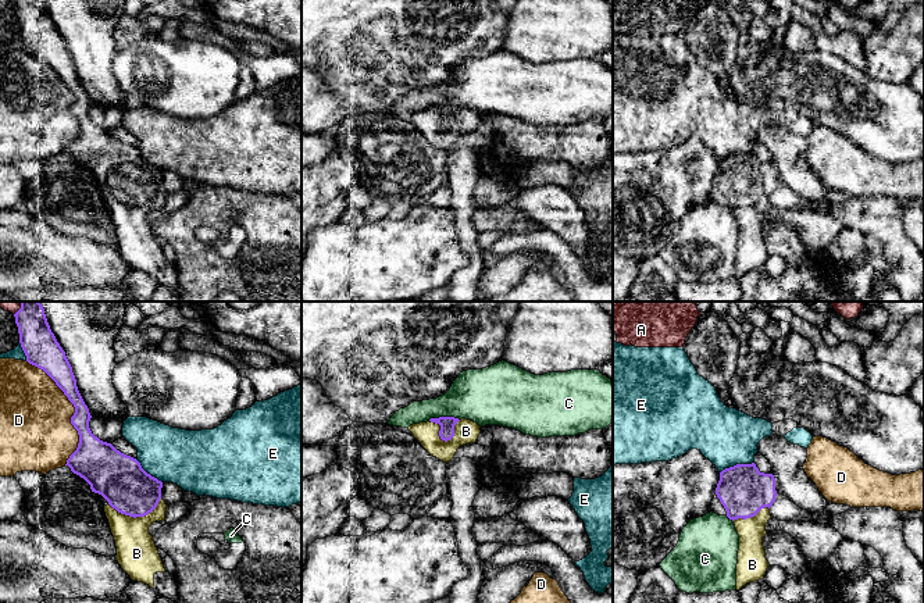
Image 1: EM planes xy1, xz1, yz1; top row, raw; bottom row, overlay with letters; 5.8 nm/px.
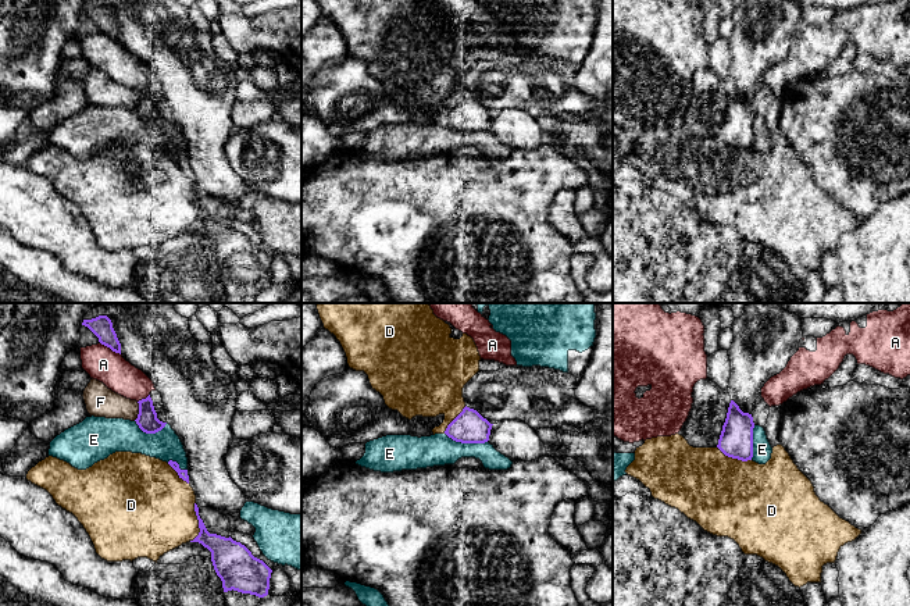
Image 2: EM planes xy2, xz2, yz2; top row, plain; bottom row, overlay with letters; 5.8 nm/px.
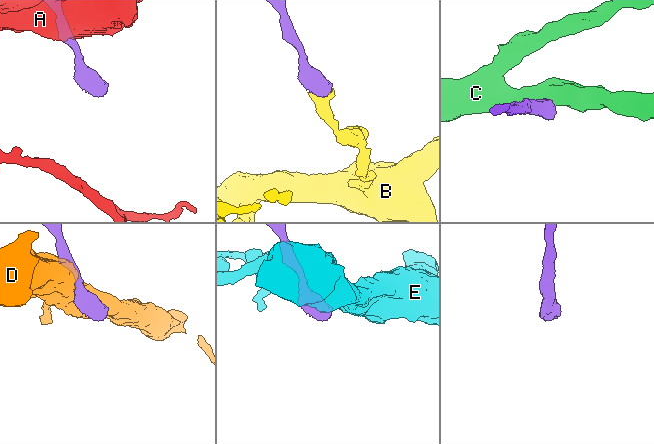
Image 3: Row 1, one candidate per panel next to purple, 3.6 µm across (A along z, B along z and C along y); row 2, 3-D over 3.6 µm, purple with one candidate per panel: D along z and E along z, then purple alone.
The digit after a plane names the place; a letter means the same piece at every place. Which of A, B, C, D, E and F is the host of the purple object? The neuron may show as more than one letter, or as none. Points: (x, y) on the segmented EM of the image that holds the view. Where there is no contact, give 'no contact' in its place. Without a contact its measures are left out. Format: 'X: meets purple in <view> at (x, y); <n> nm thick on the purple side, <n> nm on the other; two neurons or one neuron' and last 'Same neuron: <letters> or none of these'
A: meets purple in xy2 at (110, 348); 120 nm thick on the purple side, 190 nm on the other; two neurons
B: meets purple in xy1 at (136, 516); 280 nm thick on the purple side, 240 nm on the other; one neuron
C: meets purple in xz1 at (443, 417); 90 nm thick on the purple side, 300 nm on the other; two neurons
D: meets purple in xy1 at (75, 410); 170 nm thick on the purple side, 420 nm on the other; two neurons
E: meets purple in xz2 at (466, 442); 190 nm thick on the purple side, 180 nm on the other; two neurons
F: meets purple in xy2 at (139, 412); 120 nm thick on the purple side, 180 nm on the other; two neurons
Same neuron: B

